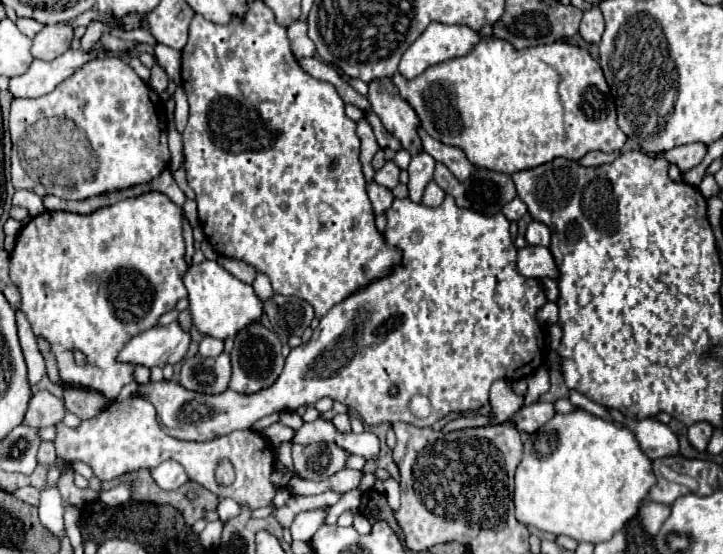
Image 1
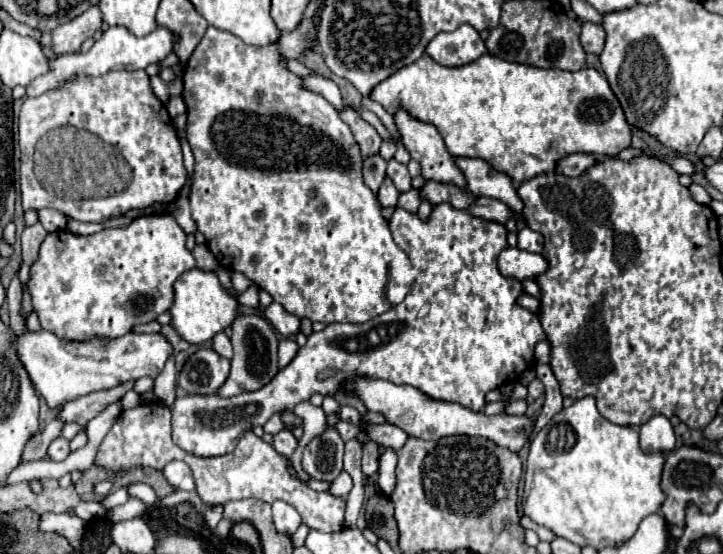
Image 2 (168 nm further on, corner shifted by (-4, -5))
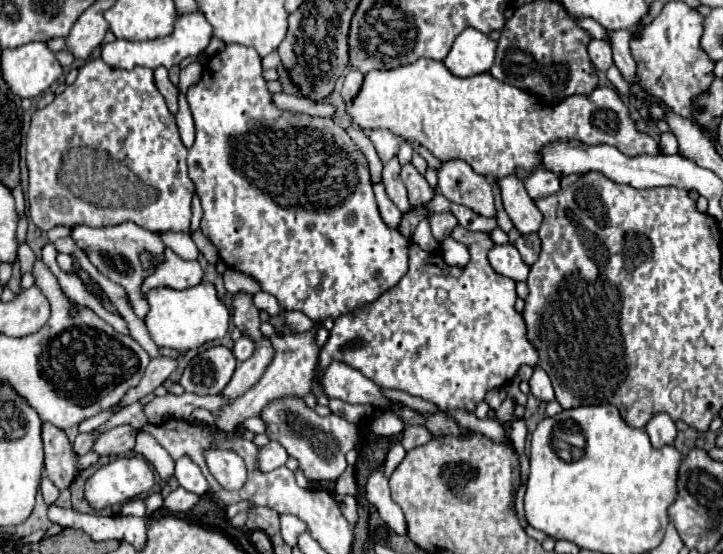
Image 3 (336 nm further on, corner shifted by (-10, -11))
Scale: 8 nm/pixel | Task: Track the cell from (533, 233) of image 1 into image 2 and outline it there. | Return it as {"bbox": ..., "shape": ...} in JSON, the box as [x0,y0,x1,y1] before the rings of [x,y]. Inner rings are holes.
{"bbox":[518,228,544,252],"shape":[[[524,228],[518,232],[518,248],[526,252],[542,252],[544,250],[544,236],[540,232],[534,232],[530,228]]]}

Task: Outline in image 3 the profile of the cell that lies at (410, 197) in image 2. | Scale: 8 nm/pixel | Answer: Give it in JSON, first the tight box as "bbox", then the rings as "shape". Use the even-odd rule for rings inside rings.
{"bbox":[412,218,440,252],"shape":[[[426,218],[420,220],[420,224],[416,226],[414,234],[412,234],[412,240],[426,252],[438,252],[440,250],[440,244],[434,240],[432,232],[430,232],[430,224]]]}

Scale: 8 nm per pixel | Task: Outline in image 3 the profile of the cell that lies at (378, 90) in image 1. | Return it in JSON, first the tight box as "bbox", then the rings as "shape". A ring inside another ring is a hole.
{"bbox":[438,160,496,218],"shape":[[[462,160],[444,162],[442,170],[438,170],[438,192],[442,192],[450,202],[478,212],[478,216],[496,218],[496,204],[488,178],[476,174]]]}

